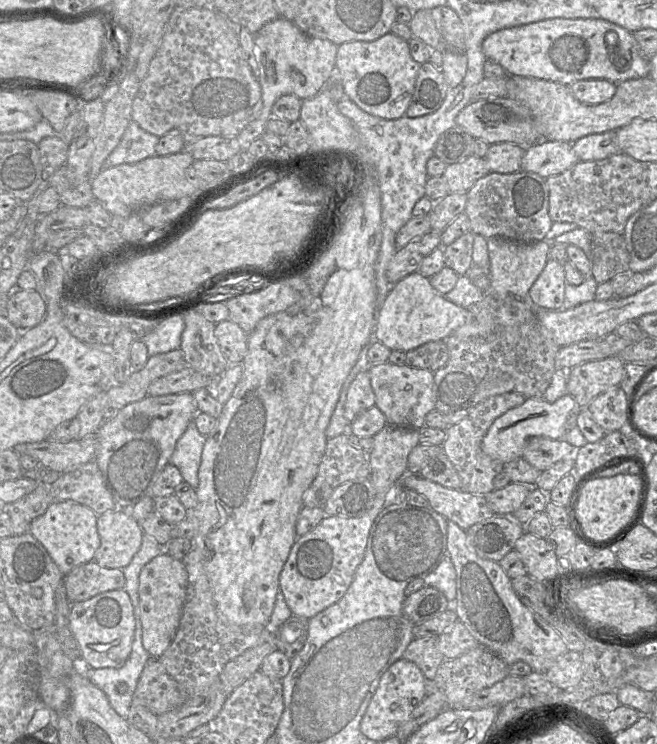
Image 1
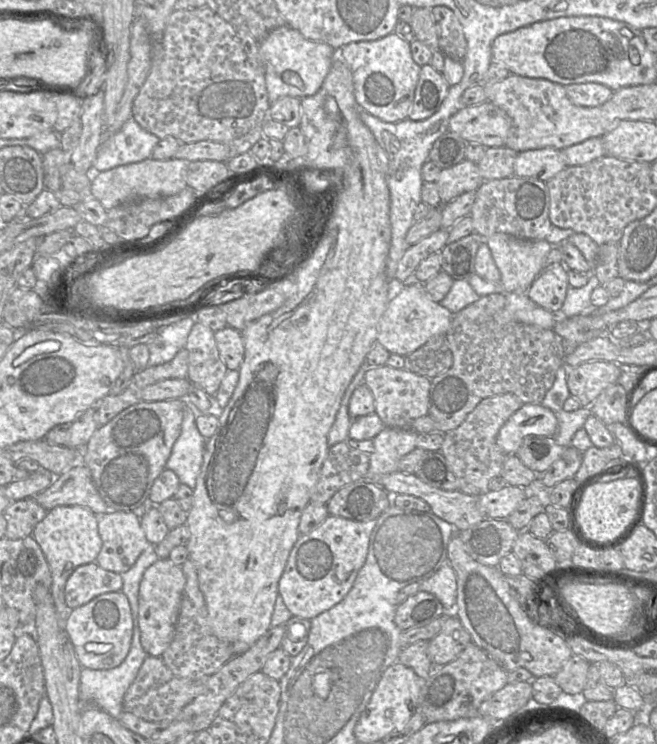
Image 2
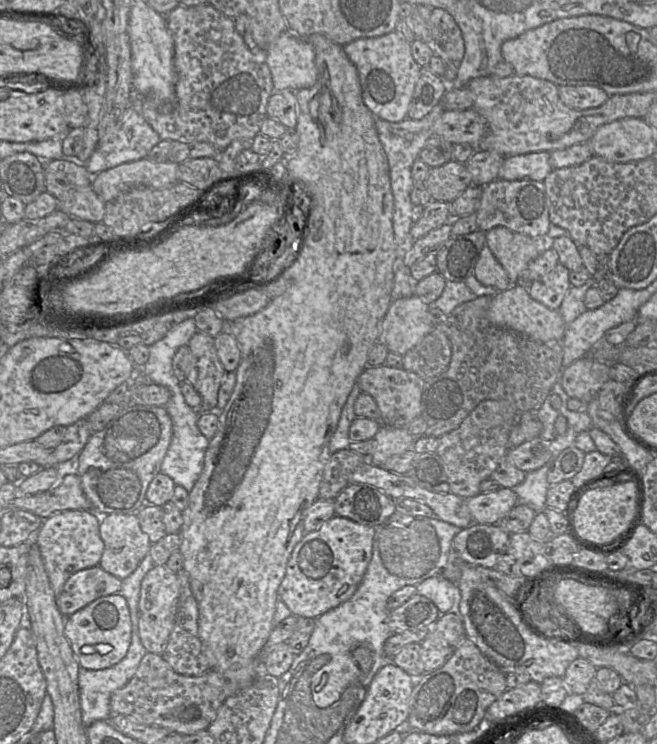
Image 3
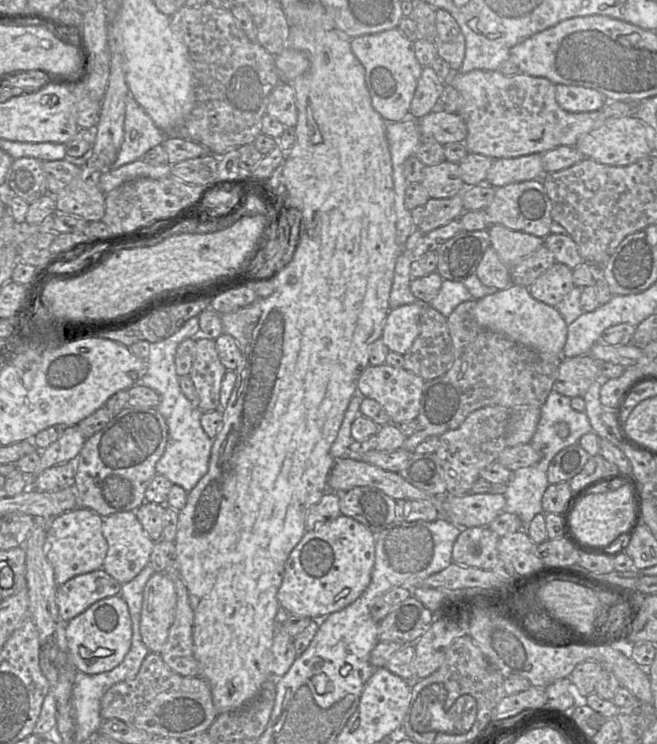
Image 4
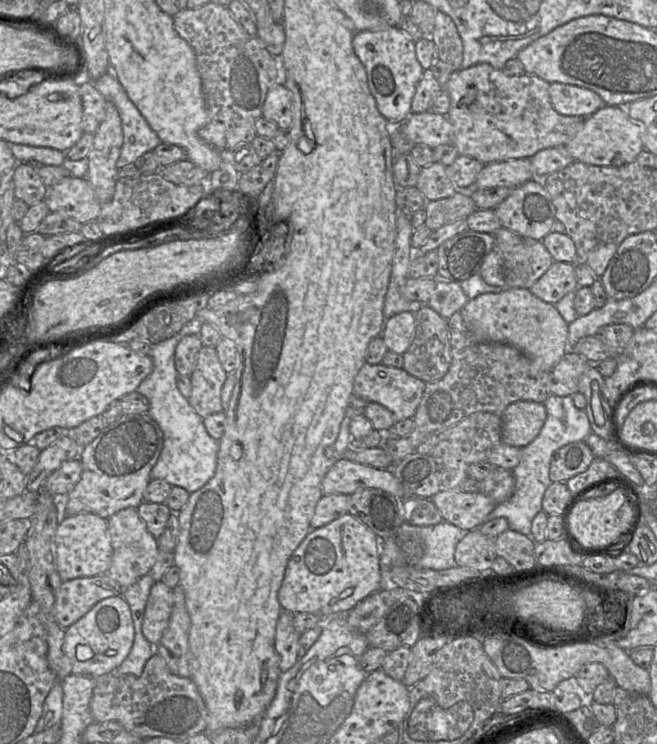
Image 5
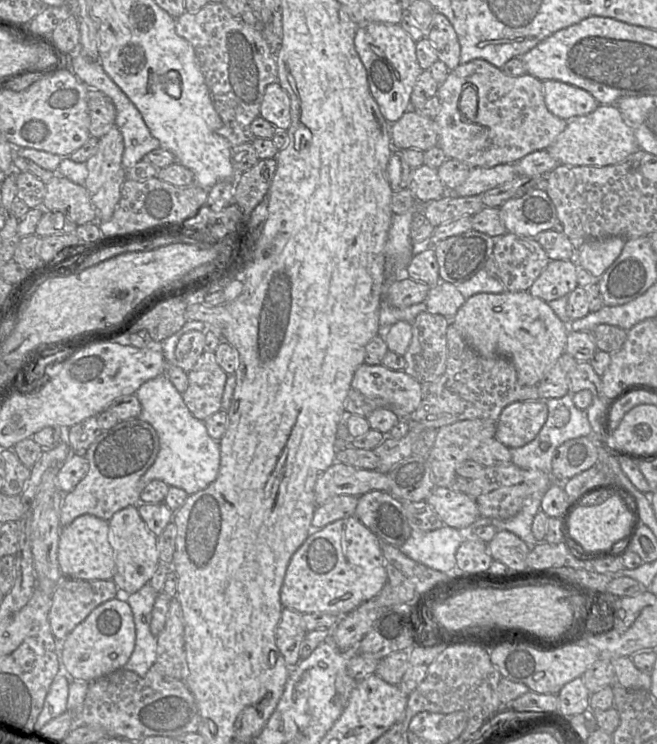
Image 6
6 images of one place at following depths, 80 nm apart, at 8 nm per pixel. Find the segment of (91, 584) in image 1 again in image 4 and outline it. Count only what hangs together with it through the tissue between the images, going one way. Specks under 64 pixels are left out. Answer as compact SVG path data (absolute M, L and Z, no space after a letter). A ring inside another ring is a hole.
M102 569L76 576L56 593L56 605L63 622L83 613L94 603L120 594L122 585Z

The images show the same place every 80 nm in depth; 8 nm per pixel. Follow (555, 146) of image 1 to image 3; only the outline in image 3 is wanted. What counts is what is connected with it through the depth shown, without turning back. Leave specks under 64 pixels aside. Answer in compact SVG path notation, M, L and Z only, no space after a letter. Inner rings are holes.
M549 151L506 156L499 170L499 179L532 179L543 181L553 170L549 162Z

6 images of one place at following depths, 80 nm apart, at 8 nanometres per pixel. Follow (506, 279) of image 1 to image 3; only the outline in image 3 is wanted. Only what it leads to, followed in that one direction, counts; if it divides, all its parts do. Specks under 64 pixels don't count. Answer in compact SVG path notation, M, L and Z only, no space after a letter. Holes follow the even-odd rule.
M504 226L486 232L486 245L505 269L512 284L521 283L521 273L548 248L548 237L531 237Z

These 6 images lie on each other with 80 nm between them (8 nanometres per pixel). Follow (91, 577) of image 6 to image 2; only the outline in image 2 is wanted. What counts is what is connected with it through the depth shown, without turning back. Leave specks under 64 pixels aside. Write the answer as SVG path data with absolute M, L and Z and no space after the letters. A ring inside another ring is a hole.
M59 506L47 511L44 519L35 526L32 533L50 568L51 595L59 624L64 631L65 623L71 612L65 603L65 584L74 569L96 562L102 547L102 540L98 533L98 518L91 511L79 506Z

